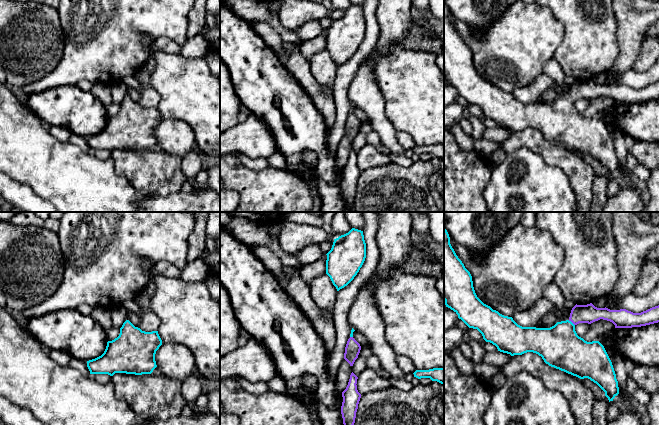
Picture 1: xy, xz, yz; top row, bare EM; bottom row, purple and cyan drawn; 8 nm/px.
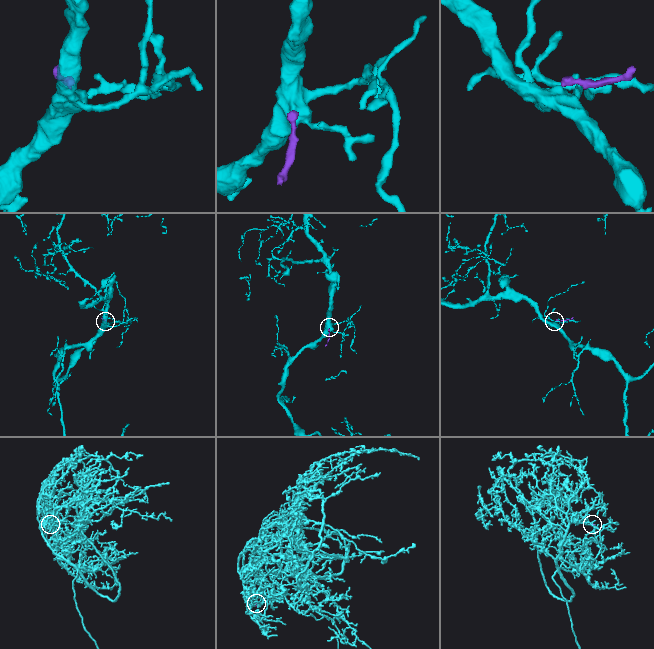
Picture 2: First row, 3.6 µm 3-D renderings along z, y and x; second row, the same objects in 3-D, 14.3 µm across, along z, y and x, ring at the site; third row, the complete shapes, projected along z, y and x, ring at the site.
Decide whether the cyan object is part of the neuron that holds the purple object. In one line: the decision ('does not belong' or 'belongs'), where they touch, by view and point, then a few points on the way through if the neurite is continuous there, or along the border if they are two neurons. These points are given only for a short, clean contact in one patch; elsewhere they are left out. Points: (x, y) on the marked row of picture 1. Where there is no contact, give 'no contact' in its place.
belongs; meets purple in yz at (571, 321); runs through yz (588, 313), (580, 313), (571, 321), (562, 335), (560, 347)

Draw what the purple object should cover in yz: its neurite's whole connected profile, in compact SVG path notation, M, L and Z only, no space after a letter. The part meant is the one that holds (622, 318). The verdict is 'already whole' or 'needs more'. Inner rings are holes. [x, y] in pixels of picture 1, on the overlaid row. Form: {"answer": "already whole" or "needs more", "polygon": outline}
{"answer": "needs more", "polygon": "M444 224L444 301L469 328L477 329L486 342L495 345L498 351L514 355L533 352L542 357L551 367L564 371L580 379L588 378L604 392L609 402L619 394L618 381L612 362L599 341L587 342L579 337L575 326L579 323L591 324L600 319L612 322L615 328L641 327L659 322L659 305L641 313L626 309L610 310L597 308L592 303L575 305L566 321L557 322L550 328L522 327L512 317L504 316L484 304L476 295L472 276L456 255L450 244L450 237Z"}

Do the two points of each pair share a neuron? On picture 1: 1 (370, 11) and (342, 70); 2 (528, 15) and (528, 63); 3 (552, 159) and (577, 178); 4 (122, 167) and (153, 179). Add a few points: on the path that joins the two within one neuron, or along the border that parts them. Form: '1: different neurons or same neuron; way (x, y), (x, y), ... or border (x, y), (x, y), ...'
1: same neuron; way (371, 26), (369, 43), (357, 58)
2: same neuron; way (528, 27), (528, 51)
3: same neuron; way (558, 159), (571, 172)
4: same neuron; way (130, 167), (140, 167), (145, 171)

